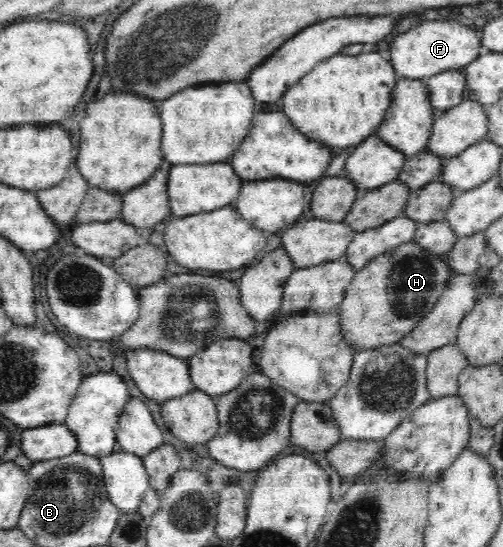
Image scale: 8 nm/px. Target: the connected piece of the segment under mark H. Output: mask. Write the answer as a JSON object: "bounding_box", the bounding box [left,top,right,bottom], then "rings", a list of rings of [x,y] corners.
{"bounding_box":[338,240,453,351],"rings":[[[414,240],[376,256],[355,272],[338,306],[344,339],[362,351],[400,342],[432,312],[453,273],[445,256],[425,252]]]}

